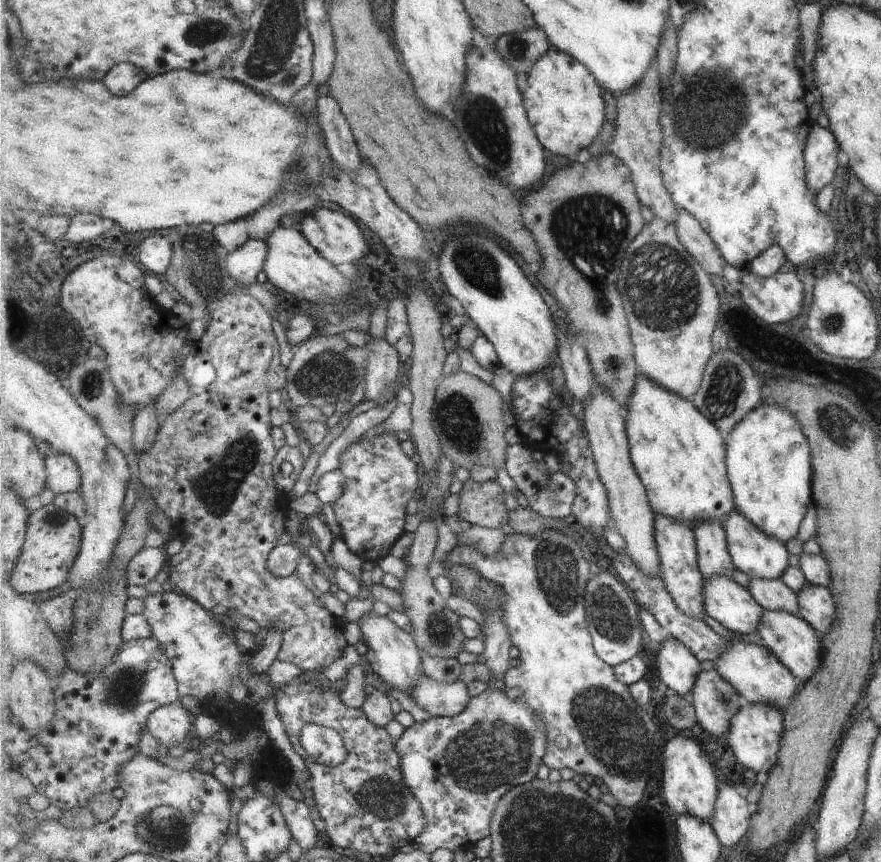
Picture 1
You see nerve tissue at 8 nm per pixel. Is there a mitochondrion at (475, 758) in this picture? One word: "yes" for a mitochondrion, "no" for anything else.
yes

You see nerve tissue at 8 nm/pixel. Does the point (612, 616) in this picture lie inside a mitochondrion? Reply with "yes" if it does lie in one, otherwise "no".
yes

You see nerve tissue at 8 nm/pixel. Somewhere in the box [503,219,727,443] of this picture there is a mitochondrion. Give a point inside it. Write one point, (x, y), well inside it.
(662, 285)

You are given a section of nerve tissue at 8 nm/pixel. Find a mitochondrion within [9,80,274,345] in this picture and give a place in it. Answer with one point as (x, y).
(35, 197)

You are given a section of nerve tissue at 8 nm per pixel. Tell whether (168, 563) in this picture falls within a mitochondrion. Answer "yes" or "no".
no

